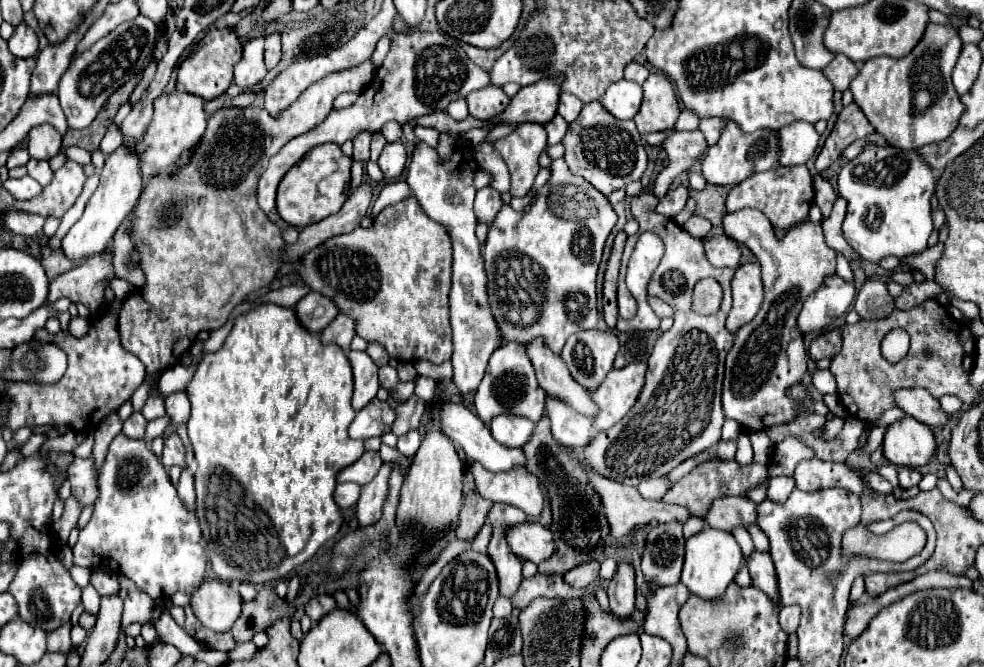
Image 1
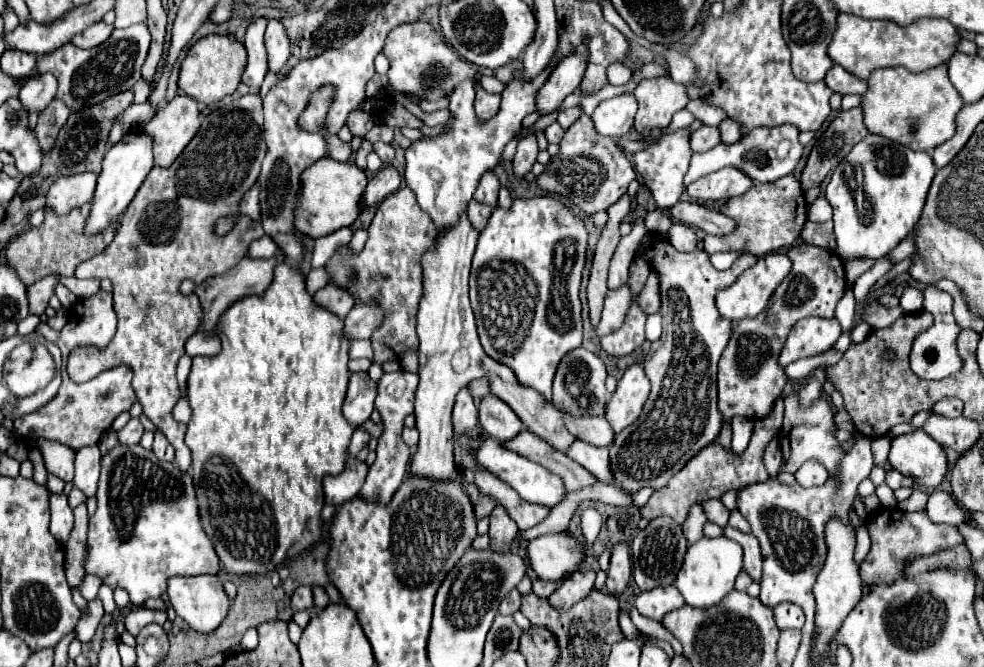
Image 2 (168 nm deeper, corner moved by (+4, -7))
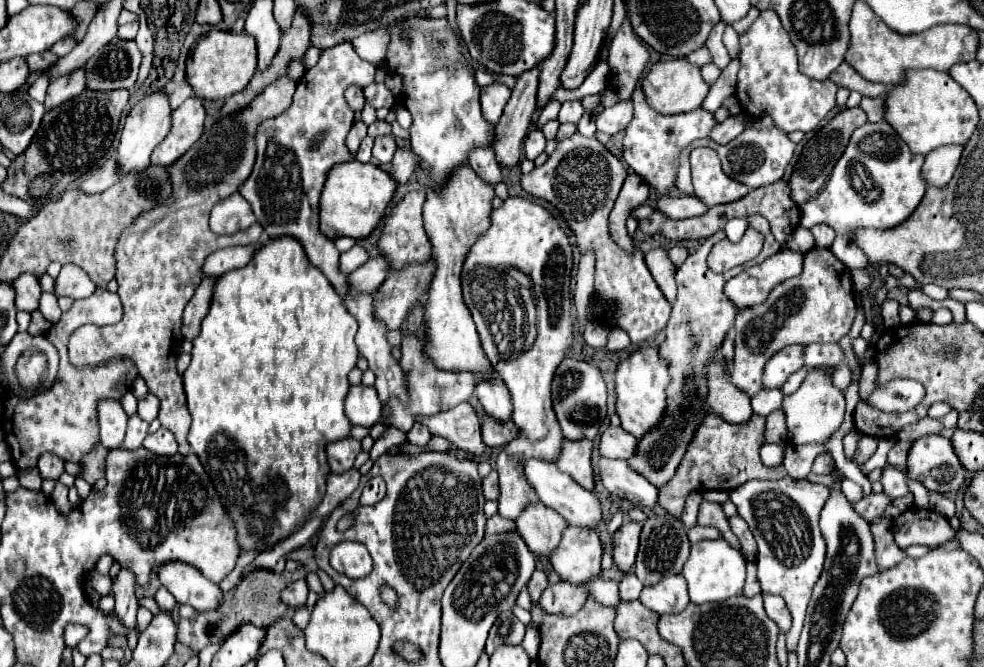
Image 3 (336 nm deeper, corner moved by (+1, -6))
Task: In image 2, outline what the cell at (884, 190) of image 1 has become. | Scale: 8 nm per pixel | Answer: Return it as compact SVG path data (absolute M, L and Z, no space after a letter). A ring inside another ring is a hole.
M868 135L832 171L826 199L834 209L836 253L840 257L888 255L920 221L936 167L926 151L912 151L880 135Z

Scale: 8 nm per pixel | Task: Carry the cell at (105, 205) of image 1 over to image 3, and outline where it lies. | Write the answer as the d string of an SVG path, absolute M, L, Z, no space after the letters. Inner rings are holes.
M155 90L153 94L145 96L143 100L139 100L127 114L125 118L125 126L123 126L123 134L121 134L121 144L119 144L119 154L117 154L117 162L119 162L119 170L121 174L129 174L129 172L141 172L145 168L151 166L151 152L153 148L167 136L169 126L171 126L171 106L169 106L169 96L165 90Z

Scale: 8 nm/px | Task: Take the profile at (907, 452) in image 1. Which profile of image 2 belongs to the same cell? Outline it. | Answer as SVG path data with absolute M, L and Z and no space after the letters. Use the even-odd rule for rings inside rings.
M922 429L894 437L888 461L896 471L930 489L938 487L948 471L948 459L942 445Z

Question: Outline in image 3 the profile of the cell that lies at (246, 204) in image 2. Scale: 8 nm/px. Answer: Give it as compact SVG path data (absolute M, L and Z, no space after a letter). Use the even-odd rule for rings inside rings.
M235 192L213 206L209 226L215 234L235 234L239 230L249 228L253 222L255 222L255 216L251 206L243 196Z

